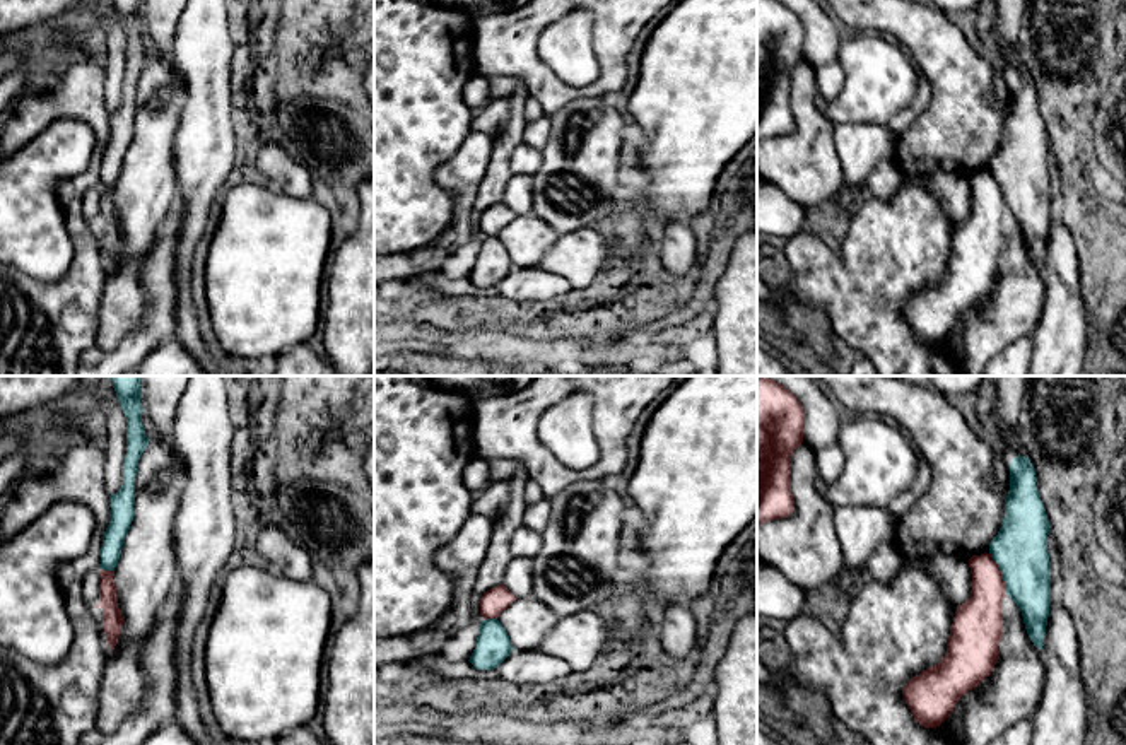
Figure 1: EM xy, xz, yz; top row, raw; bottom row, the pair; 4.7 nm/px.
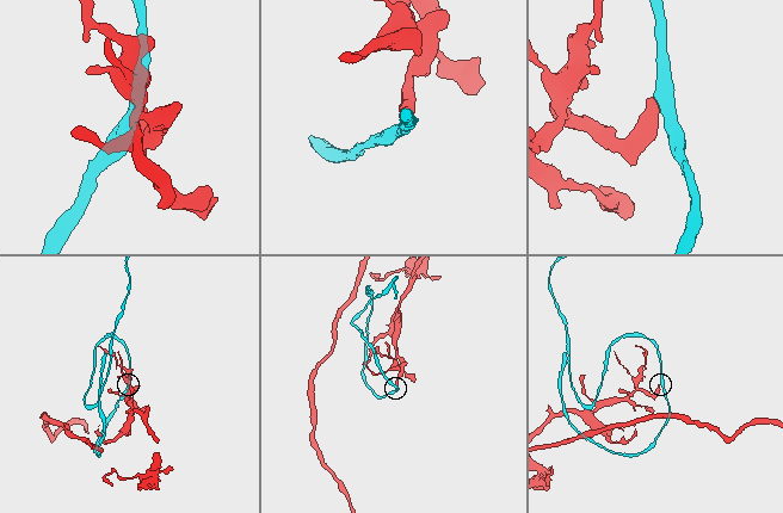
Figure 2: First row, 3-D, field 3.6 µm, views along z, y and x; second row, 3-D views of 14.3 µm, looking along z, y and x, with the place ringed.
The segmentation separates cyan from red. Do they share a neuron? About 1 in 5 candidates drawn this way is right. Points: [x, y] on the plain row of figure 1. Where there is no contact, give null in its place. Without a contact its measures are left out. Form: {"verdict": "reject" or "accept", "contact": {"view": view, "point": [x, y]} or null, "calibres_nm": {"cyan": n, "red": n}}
{"verdict": "reject", "contact": {"view": "yz", "point": [1002, 190]}, "calibres_nm": {"cyan": 260, "red": 220}}

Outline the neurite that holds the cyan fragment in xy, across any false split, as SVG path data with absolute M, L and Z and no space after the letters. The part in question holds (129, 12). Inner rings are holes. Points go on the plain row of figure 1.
M113 0L113 5L126 34L126 73L123 103L111 111L109 142L103 154L101 186L104 188L114 188L120 178L125 154L133 138L137 82L150 58L142 43L140 0Z

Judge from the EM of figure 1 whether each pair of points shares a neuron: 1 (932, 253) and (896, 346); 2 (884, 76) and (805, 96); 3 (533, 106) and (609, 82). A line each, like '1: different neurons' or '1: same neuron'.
1: same neuron
2: different neurons
3: different neurons

